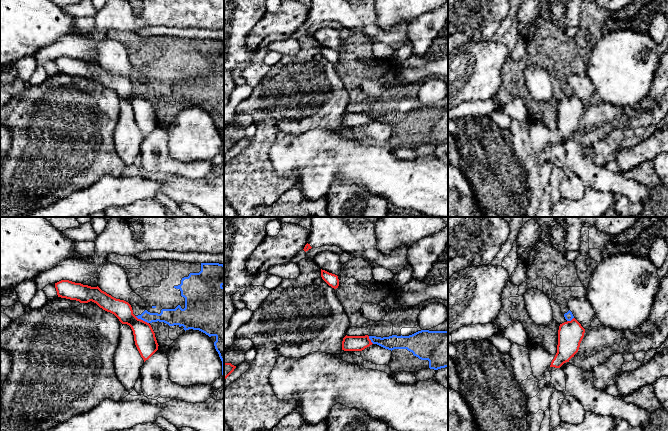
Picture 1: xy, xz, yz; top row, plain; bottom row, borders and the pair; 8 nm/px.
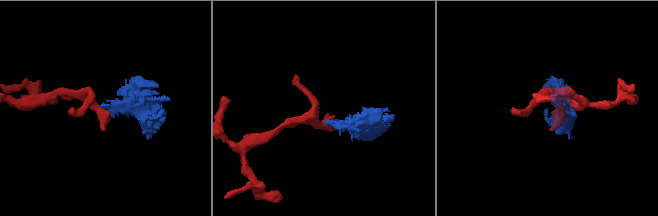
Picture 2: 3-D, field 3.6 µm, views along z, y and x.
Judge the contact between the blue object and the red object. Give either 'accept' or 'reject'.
reject

